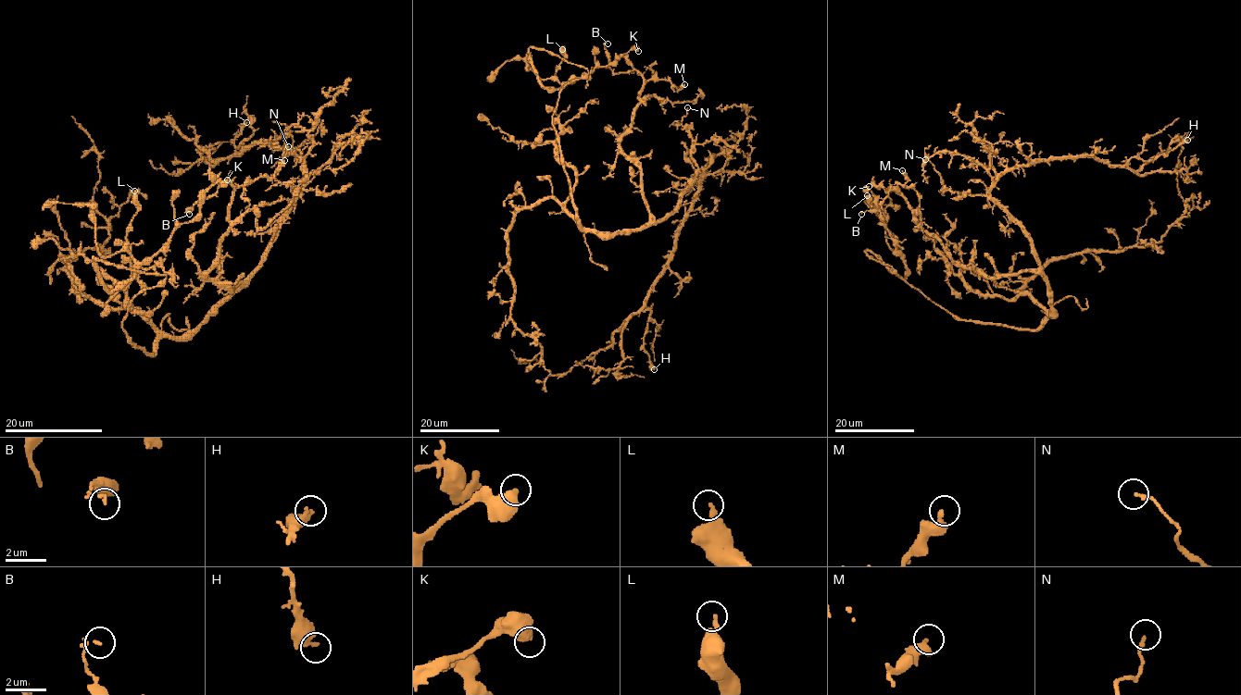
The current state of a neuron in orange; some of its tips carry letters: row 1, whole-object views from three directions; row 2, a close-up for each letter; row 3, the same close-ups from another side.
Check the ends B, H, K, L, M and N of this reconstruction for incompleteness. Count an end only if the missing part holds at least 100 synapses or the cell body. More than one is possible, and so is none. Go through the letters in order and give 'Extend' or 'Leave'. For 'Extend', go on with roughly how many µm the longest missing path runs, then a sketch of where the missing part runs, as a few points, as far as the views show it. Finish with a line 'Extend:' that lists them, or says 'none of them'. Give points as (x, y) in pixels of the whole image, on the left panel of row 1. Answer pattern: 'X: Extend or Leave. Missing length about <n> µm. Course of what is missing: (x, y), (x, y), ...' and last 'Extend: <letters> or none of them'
B: Leave
H: Leave
K: Leave
L: Leave
M: Leave
N: Leave
Extend: none of them

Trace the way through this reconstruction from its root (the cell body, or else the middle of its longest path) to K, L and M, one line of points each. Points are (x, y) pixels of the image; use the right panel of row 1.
K: (1046, 318), (1035, 329), (955, 318), (890, 266), (871, 257), (866, 251), (905, 278), (906, 262), (869, 186)
L: (1046, 318), (1035, 329), (955, 318), (865, 252), (871, 251), (905, 278), (907, 266), (896, 238), (867, 195)
M: (1046, 318), (1047, 282), (1039, 274), (985, 277), (959, 266), (921, 228), (897, 192), (907, 181), (902, 170)

